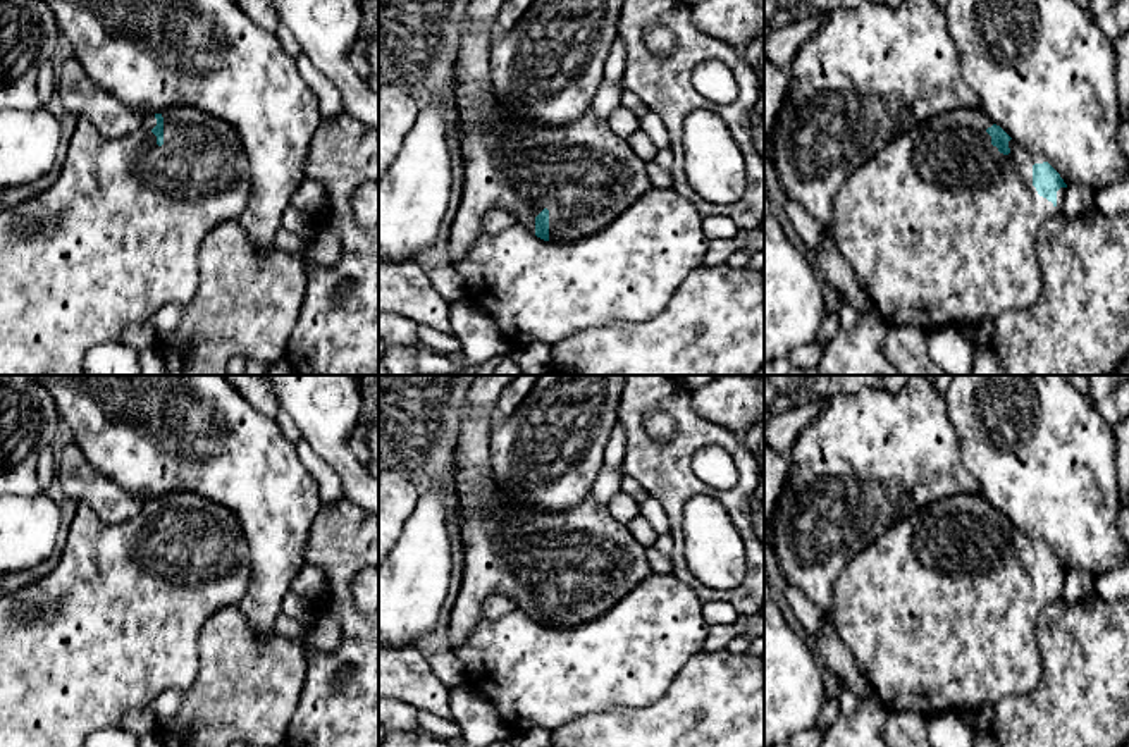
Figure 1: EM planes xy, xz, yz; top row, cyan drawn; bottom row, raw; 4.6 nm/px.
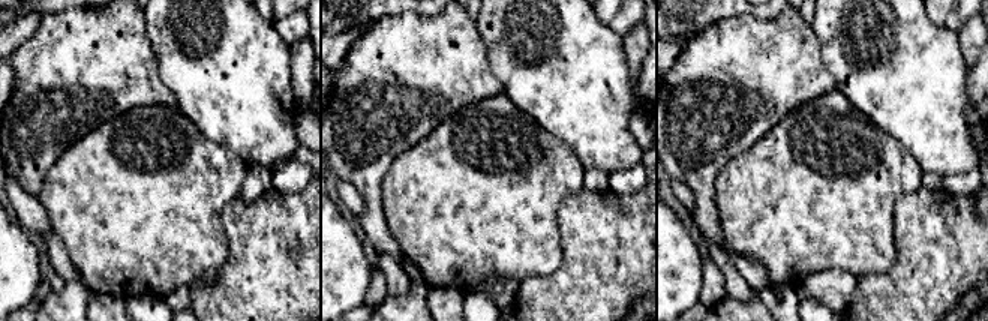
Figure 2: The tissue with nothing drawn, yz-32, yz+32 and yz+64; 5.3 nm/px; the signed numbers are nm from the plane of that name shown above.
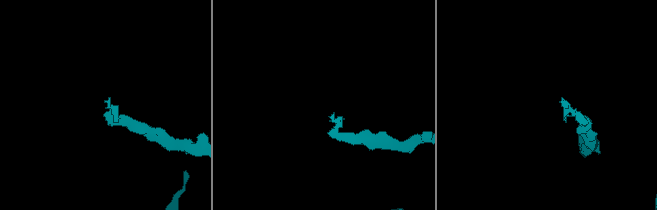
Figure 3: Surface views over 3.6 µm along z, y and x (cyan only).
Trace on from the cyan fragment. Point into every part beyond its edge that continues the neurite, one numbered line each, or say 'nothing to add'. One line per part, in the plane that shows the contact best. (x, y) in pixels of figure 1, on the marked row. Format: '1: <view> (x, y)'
1: yz (940, 228)

